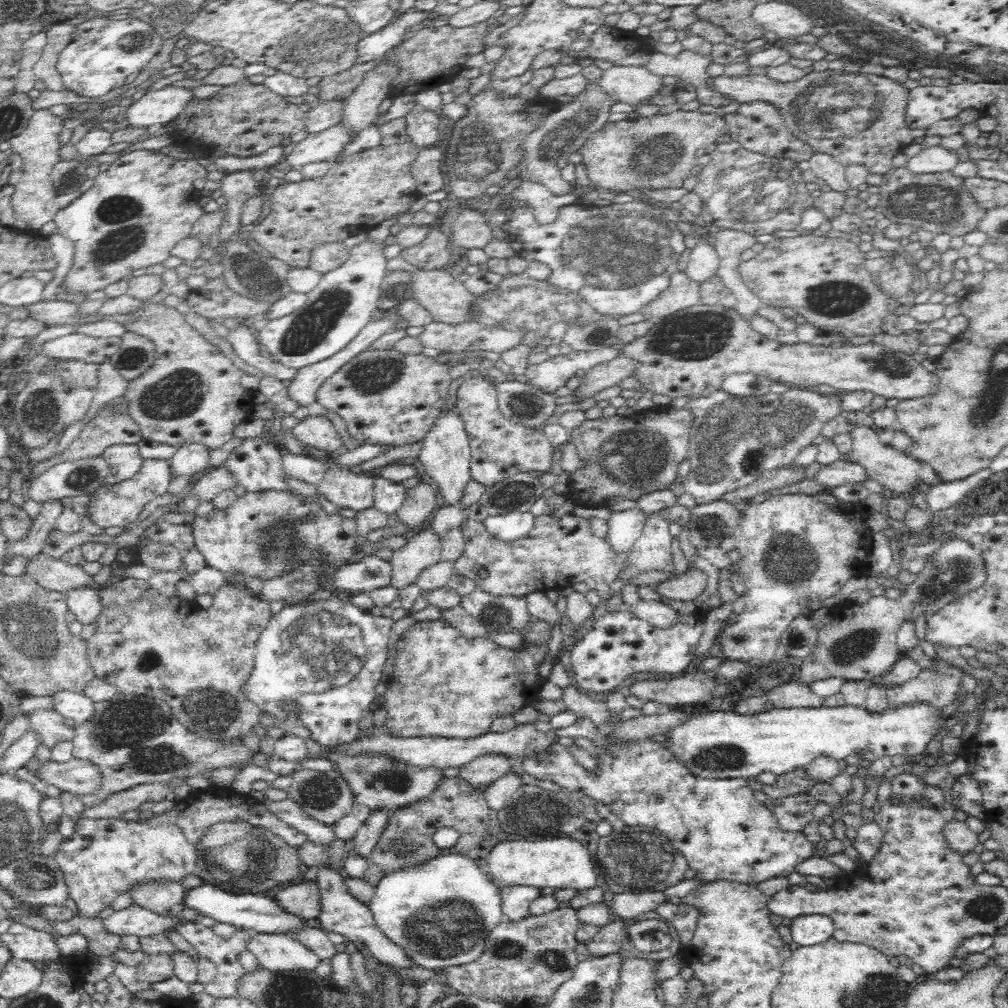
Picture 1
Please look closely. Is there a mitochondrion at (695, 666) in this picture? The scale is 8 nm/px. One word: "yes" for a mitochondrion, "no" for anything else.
no

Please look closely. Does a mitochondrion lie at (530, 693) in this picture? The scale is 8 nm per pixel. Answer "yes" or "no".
no

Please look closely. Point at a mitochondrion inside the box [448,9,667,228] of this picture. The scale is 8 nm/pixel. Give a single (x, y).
(557, 140)

